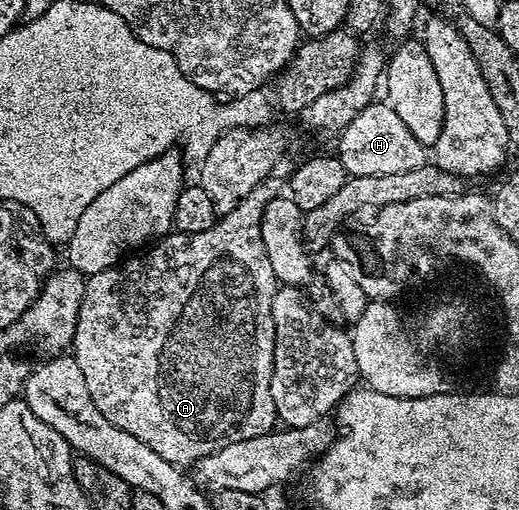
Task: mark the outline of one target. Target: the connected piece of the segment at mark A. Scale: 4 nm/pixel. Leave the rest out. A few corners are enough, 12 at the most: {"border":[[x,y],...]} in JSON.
{"border":[[262,180],[89,274],[72,356],[179,467],[271,432]]}

